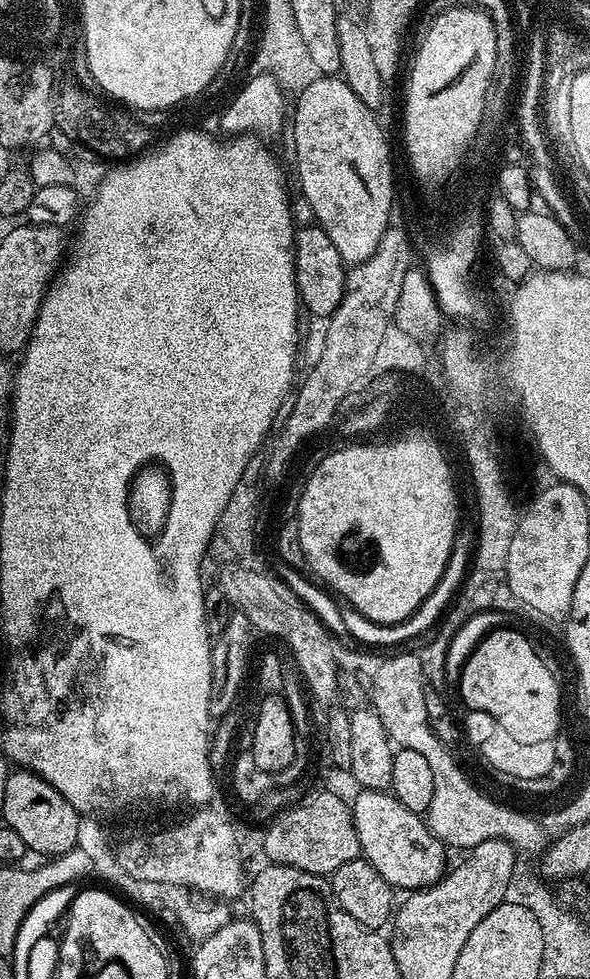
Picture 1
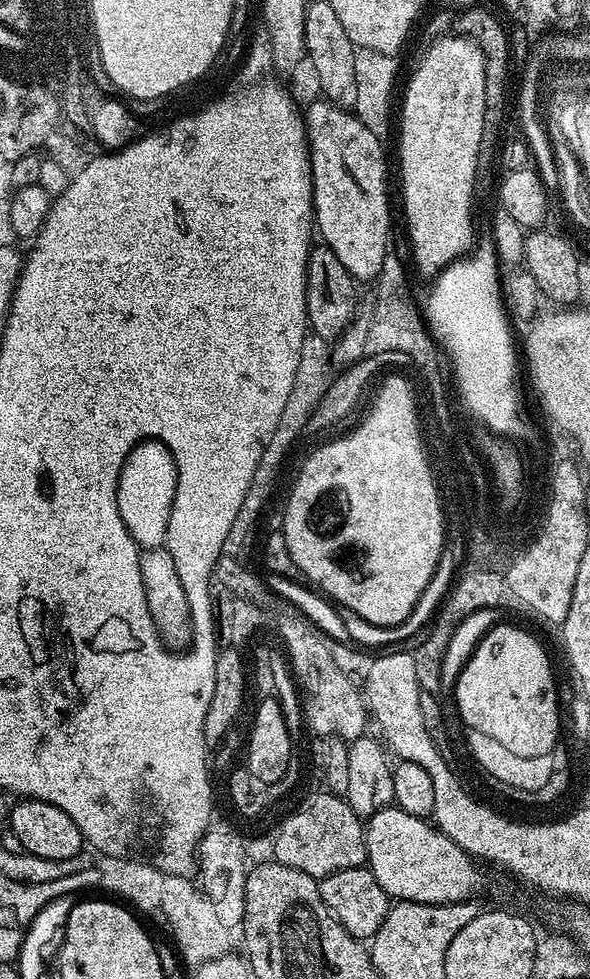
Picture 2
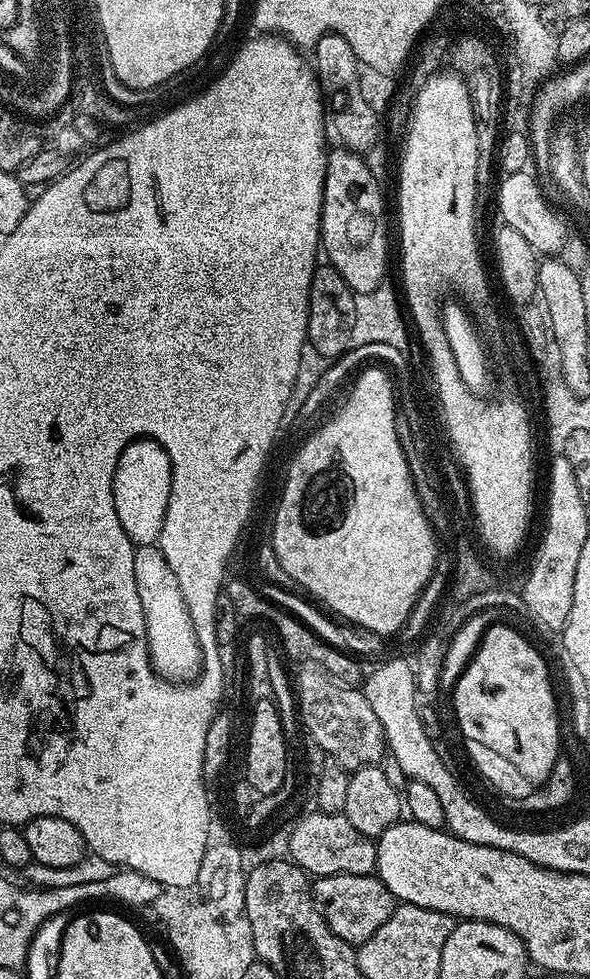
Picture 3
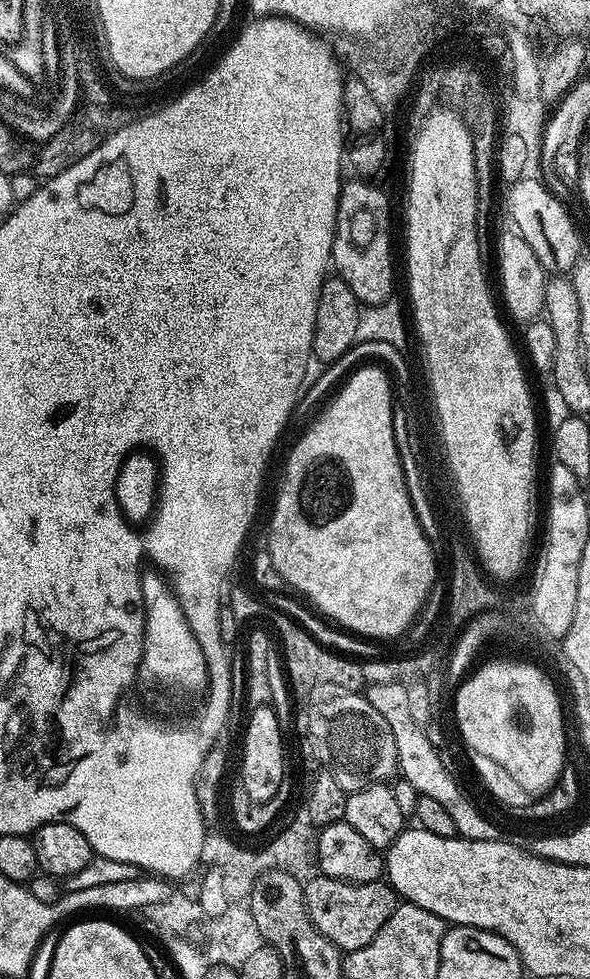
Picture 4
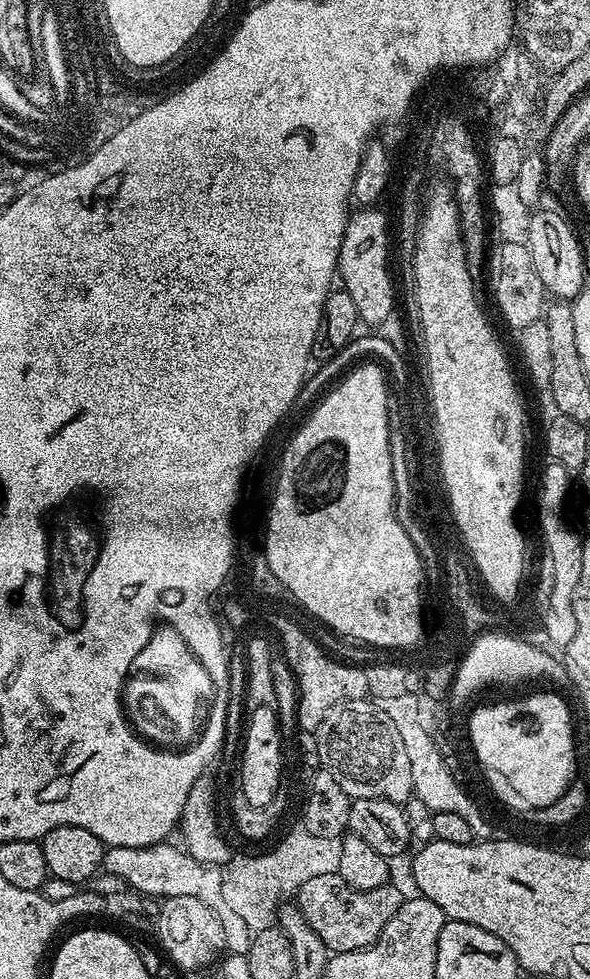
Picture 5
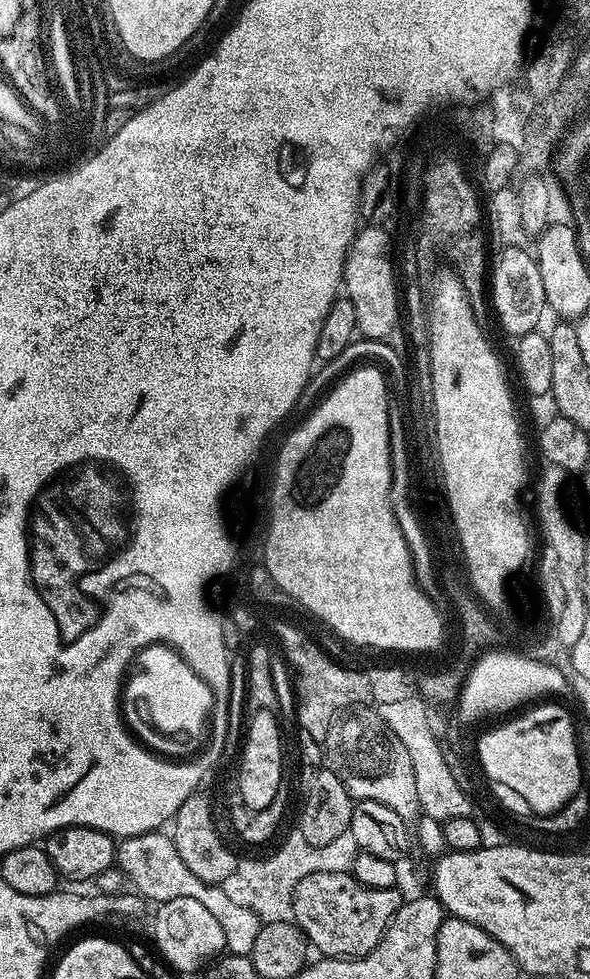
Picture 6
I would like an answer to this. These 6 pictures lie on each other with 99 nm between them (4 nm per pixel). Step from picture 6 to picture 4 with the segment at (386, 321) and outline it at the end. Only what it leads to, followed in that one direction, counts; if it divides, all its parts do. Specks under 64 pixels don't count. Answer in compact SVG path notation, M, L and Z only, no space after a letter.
M360 187L341 194L338 202L331 267L364 306L385 304L392 296L392 220L388 212L390 206L383 196Z

